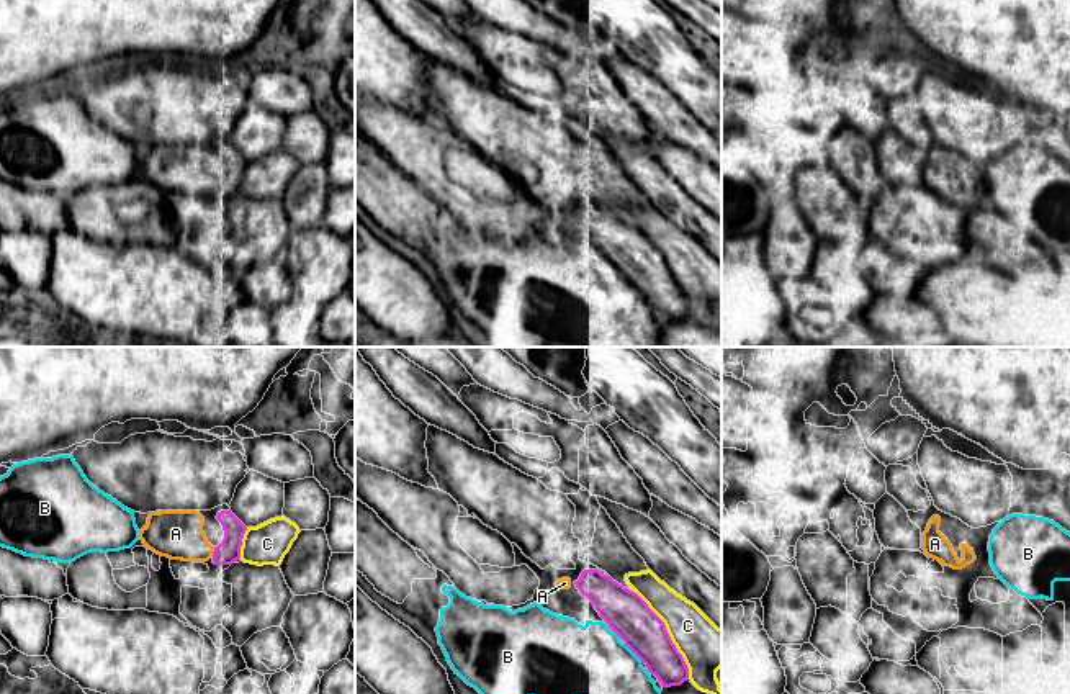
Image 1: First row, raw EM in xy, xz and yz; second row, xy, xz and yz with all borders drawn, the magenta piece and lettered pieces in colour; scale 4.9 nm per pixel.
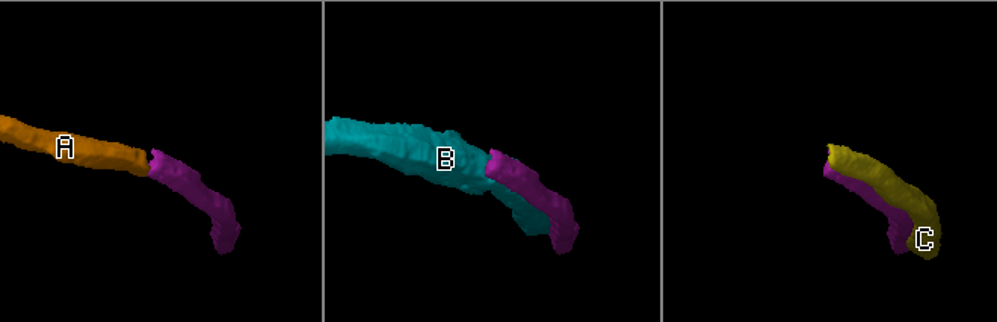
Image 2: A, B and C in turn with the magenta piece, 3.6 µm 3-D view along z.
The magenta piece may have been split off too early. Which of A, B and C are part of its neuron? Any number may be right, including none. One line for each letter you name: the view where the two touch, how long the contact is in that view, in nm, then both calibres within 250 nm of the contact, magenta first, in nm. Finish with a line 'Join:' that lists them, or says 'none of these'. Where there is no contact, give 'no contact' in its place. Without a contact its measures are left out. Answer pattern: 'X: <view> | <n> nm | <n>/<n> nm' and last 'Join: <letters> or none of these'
A: xy | 50 nm | 120/240 nm
Join: A

